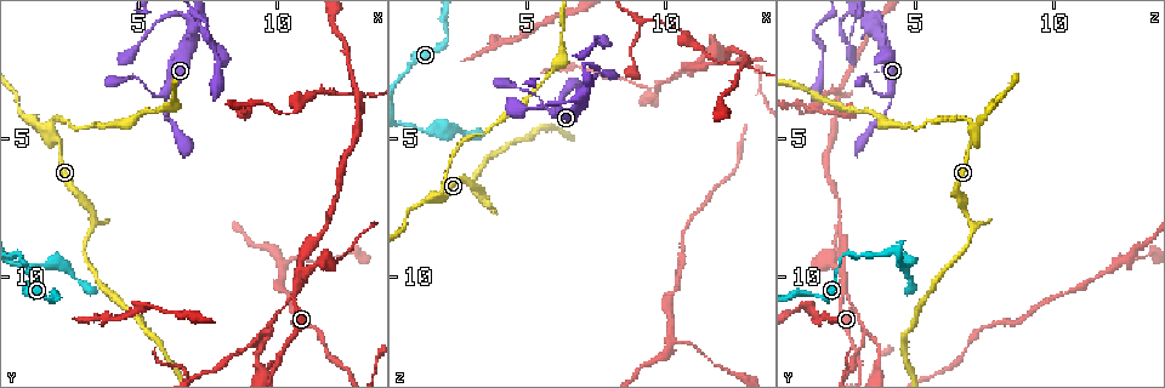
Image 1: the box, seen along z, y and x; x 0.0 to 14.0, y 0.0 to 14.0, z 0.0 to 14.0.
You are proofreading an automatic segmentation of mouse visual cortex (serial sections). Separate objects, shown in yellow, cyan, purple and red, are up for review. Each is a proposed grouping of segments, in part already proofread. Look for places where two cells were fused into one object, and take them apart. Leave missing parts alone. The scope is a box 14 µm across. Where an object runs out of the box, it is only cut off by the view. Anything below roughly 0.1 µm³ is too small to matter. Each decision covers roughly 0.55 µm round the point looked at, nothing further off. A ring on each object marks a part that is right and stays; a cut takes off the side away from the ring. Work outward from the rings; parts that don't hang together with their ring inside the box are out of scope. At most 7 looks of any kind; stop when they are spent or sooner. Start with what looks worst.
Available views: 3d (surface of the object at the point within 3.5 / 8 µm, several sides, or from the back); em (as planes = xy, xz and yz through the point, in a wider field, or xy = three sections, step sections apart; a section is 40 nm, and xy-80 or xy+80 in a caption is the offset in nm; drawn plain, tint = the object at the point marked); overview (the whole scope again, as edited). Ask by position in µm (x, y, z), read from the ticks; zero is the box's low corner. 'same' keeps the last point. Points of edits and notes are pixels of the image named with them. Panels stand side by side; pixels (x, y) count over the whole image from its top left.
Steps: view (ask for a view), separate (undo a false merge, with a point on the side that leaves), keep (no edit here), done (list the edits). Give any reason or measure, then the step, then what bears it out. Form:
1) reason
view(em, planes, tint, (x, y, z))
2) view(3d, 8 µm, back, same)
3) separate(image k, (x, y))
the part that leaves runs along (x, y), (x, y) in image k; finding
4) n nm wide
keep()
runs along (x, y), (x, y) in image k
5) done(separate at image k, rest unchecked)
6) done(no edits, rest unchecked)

four arms meet
view(3d, 3.5 µm, (10.7, 10.6, 2.4))

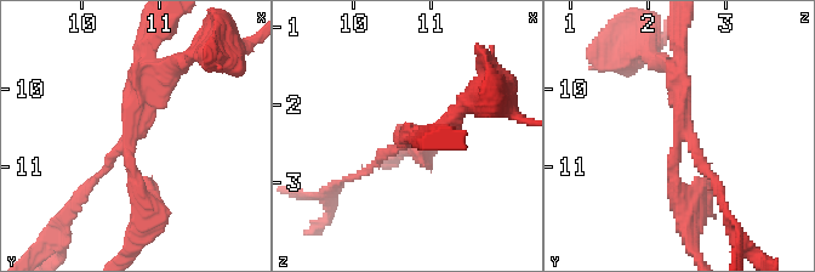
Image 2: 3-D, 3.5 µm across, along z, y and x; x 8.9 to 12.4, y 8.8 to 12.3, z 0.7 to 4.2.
4 arms; arms of 150, 150, 200, 250 nm; need the tissue
view(em, xy, step 3, tint, (10.70, 10.55, 2.45))

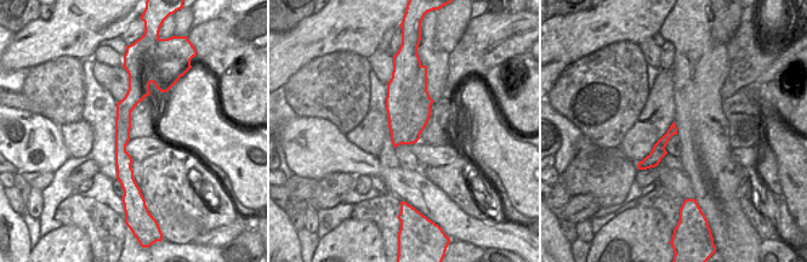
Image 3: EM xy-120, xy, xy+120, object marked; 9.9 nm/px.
view(em, xy, step 1, tint, same)

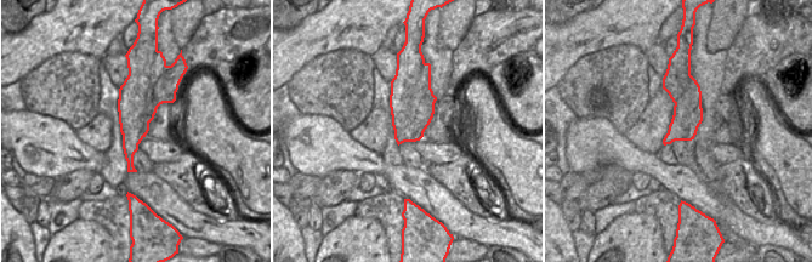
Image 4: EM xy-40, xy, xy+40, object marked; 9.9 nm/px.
separate(image 2, (643, 56))
border along (421, 73), (399, 142) in image 4; two cells meet here

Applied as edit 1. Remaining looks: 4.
four or more arms meet
view(3d, 3.5 µm, (13.0, 3.5, 2.3))

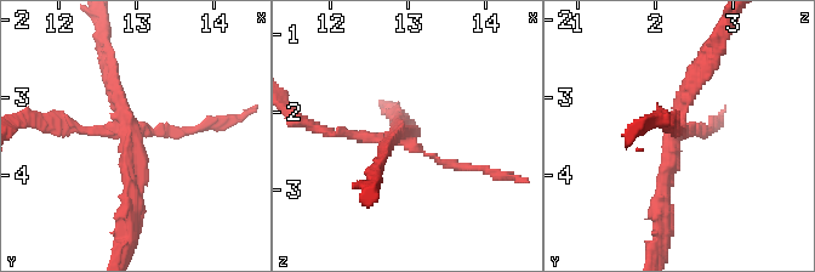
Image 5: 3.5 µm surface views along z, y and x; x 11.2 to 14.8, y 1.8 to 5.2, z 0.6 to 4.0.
now the EM
view(em, xy, step 2, plain, (12.90, 3.45, 2.30))

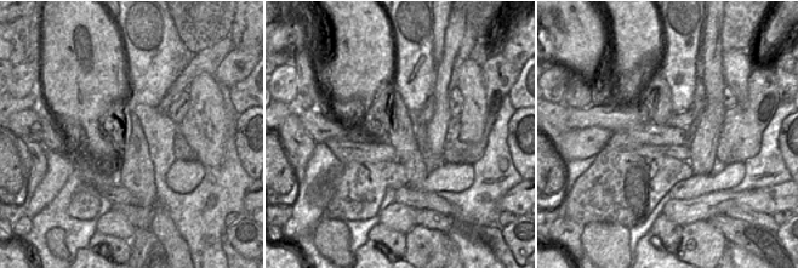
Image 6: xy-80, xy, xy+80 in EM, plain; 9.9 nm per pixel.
with the object marked
view(em, xy, step 2, tint, same)

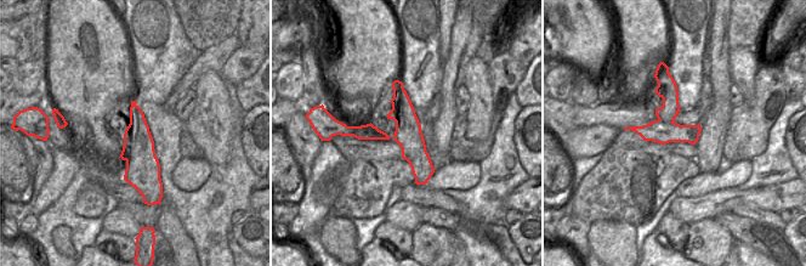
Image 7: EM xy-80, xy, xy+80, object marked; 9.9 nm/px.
4 arms; arms of 100, 100, 150, 200 nm
separate(image 5, (341, 132))
the part that leaves runs along (119, 130), (34, 119) in image 5; two cells meet here

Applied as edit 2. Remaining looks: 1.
done(separate at image 2, separate at image 5, rest unchecked)

